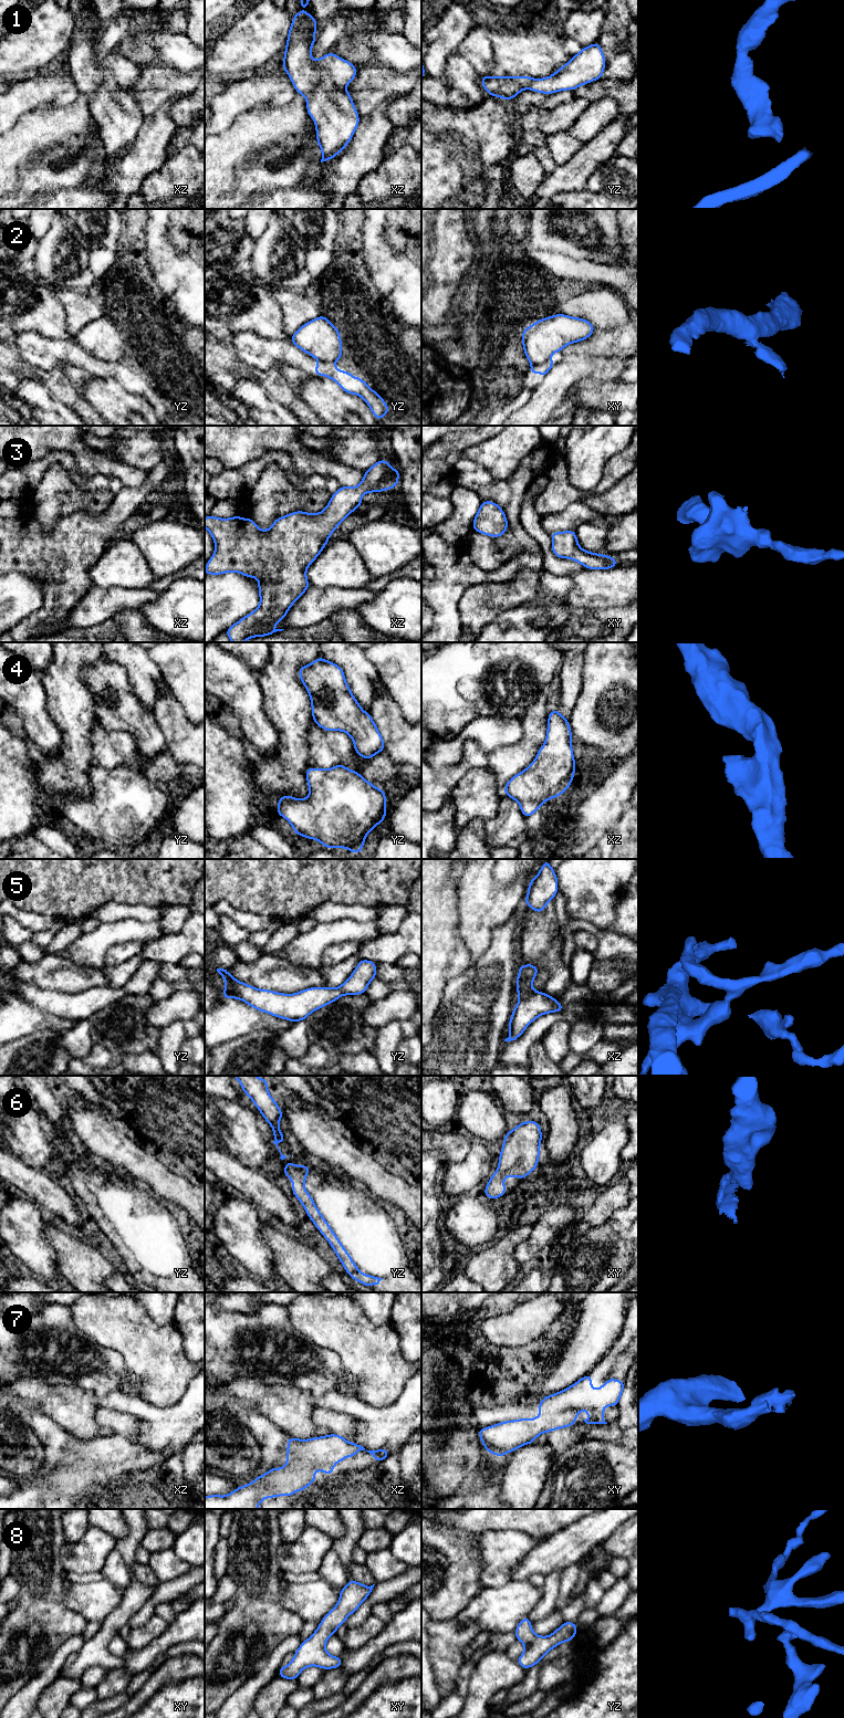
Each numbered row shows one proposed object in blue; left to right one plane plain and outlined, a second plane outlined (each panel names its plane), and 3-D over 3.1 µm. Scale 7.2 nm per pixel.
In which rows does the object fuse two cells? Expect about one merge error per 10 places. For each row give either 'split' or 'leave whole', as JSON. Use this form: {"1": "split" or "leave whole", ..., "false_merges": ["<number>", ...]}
{"1": "leave whole", "2": "split", "3": "leave whole", "4": "leave whole", "5": "leave whole", "6": "leave whole", "7": "leave whole", "8": "leave whole", "false_merges": ["2"]}

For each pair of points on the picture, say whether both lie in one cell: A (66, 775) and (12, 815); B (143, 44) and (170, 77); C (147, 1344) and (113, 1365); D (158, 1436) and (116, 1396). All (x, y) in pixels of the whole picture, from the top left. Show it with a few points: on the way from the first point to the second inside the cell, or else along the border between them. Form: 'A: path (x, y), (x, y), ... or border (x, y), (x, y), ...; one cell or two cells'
A: border (38, 783), (41, 789), (42, 809); two cells
B: border (163, 61), (141, 69); two cells
C: border (101, 1345), (122, 1355), (125, 1373), (121, 1385); two cells
D: path (155, 1423), (141, 1409), (129, 1404); one cell

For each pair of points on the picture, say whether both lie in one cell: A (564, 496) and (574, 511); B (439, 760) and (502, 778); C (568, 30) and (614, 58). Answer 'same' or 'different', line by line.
A: different
B: different
C: different

